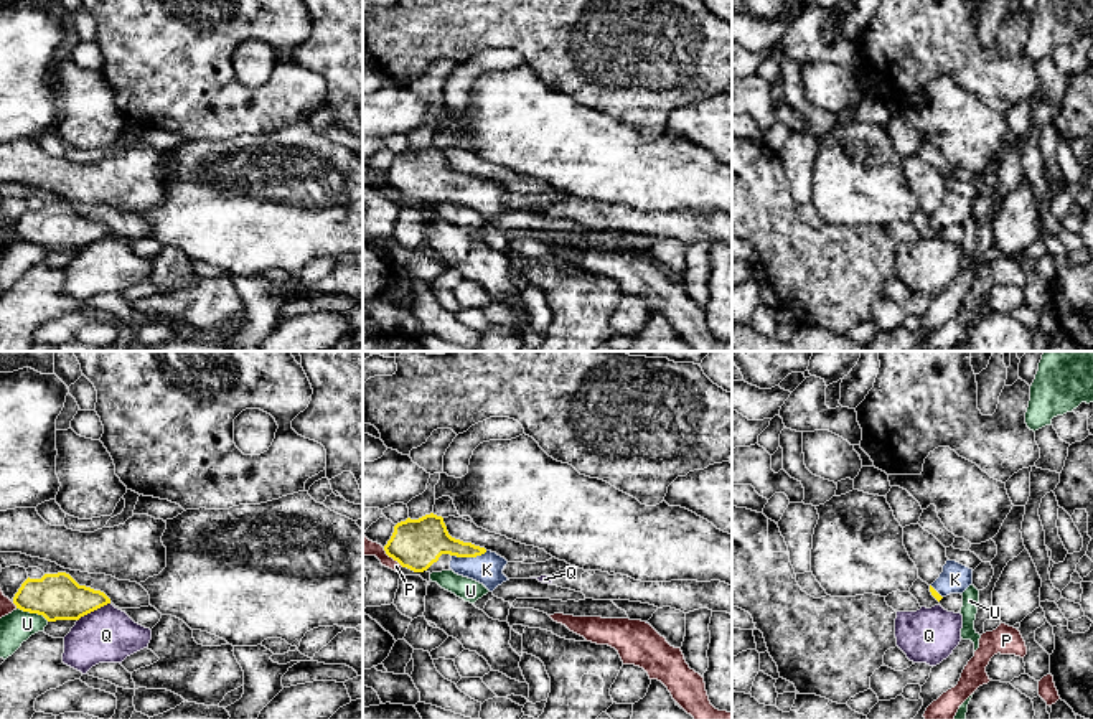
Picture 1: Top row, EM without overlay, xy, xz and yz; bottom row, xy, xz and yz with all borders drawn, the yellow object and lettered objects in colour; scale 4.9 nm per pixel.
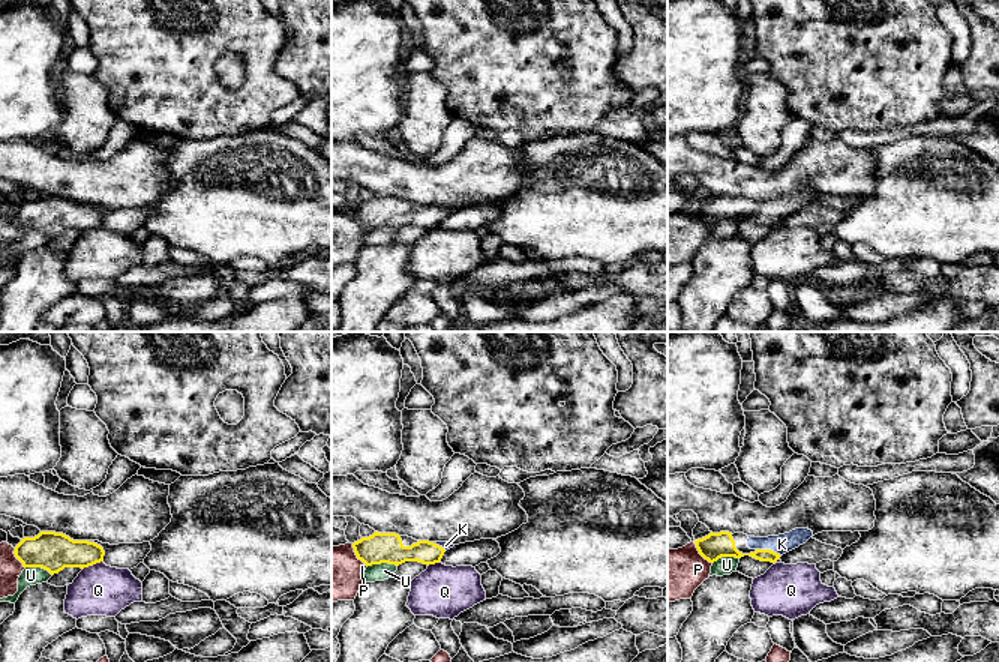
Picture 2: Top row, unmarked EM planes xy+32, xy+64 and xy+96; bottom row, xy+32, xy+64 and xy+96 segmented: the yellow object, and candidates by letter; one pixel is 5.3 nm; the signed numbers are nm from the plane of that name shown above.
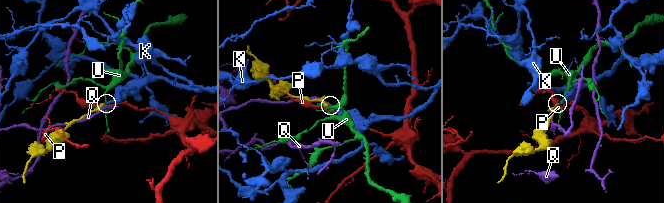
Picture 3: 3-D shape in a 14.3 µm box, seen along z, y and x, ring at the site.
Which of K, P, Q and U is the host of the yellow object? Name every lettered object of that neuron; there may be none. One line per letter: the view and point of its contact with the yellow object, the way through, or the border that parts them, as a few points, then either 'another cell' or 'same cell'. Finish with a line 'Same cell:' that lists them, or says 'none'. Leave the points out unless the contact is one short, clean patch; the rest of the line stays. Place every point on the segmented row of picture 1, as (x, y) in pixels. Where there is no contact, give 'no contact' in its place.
K: meets yellow in xz at (469, 556); runs through xz (419, 543), (450, 545), (469, 556), (487, 569); same cell
P: meets yellow in xz at (393, 558); border along xz (383, 548), (403, 566); another cell
Q: meets yellow in xy at (93, 610); another cell
U: meets yellow in xy at (33, 612); another cell
Same cell: K

